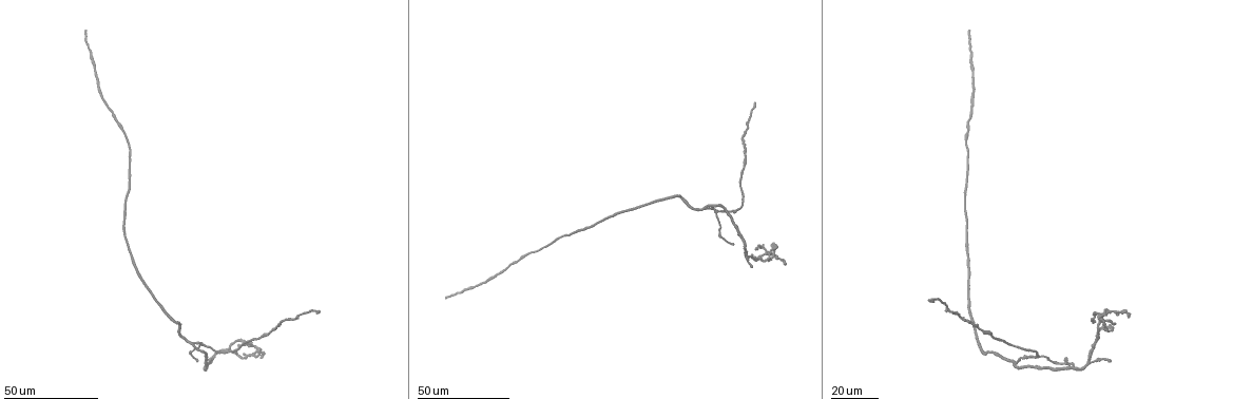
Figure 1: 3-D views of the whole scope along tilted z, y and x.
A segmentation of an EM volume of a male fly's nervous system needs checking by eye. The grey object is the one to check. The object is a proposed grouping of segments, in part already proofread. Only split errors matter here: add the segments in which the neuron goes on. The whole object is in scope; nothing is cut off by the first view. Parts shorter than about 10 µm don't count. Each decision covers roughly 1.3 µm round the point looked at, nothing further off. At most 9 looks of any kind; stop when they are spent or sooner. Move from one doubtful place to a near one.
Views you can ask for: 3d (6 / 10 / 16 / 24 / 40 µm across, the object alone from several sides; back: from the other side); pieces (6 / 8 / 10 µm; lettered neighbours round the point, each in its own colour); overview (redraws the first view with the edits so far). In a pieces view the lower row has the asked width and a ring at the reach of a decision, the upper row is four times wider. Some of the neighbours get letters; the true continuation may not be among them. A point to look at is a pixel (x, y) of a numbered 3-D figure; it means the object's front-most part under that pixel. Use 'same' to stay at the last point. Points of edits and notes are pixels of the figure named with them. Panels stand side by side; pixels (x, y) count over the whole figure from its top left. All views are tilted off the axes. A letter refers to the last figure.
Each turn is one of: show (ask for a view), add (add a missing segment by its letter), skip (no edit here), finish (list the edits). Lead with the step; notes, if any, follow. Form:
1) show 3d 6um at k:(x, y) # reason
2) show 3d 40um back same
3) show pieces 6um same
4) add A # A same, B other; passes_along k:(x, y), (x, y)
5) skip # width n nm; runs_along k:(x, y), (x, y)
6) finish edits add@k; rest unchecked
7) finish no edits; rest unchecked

show 3d 24um at 1:(787, 264)

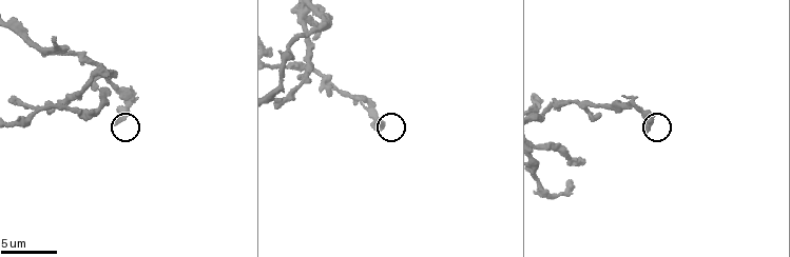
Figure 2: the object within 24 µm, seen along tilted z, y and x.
show pieces 6um at 2:(645, 130)

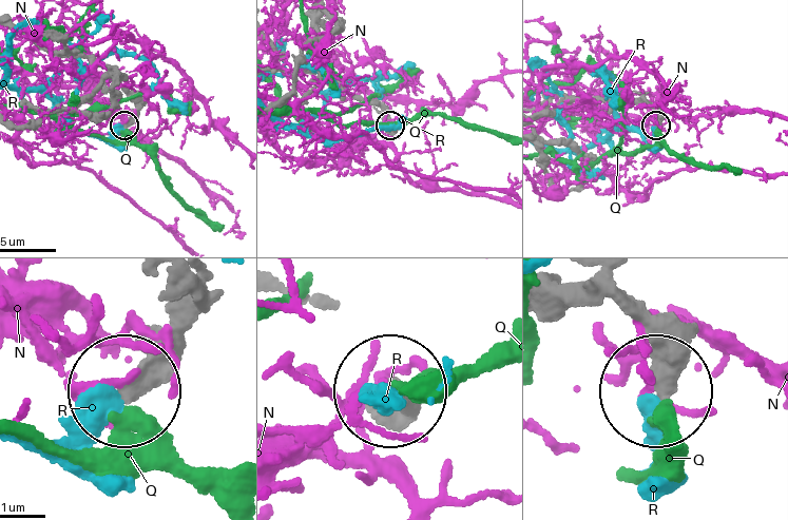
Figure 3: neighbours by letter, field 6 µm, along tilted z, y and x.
skip # N other, Q other, R other; runs_along 3:(187, 278), (168, 344), (130, 388); no lettered segment goes on from it

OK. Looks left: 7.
show pieces 8um at 2:(9, 101) # end of a long branch

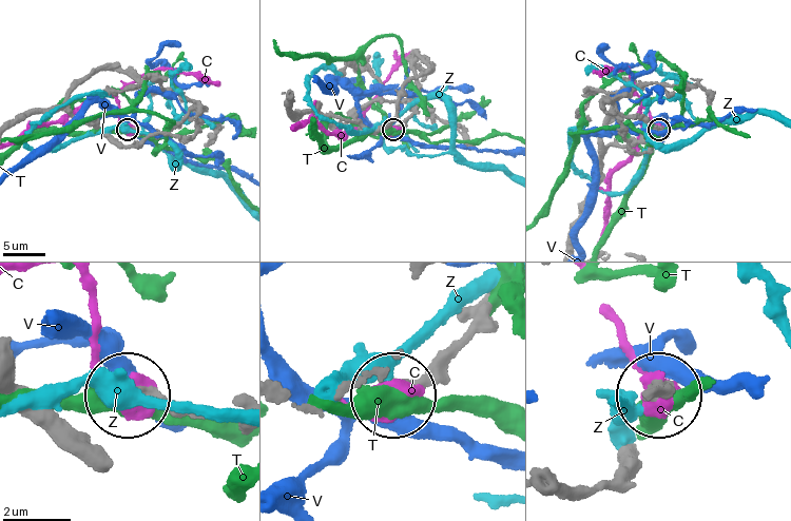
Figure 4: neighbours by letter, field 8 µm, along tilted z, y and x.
skip # C other, T other, V other, Z other; runs_along 4:(482, 316), (394, 391); none of them fits

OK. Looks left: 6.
show 3d 40um at 1:(197, 360) # long arm stops here

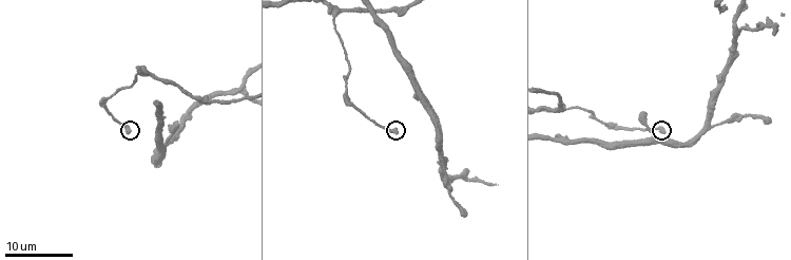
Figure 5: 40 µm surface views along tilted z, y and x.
show pieces 6um at 5:(664, 131) # what lies round it

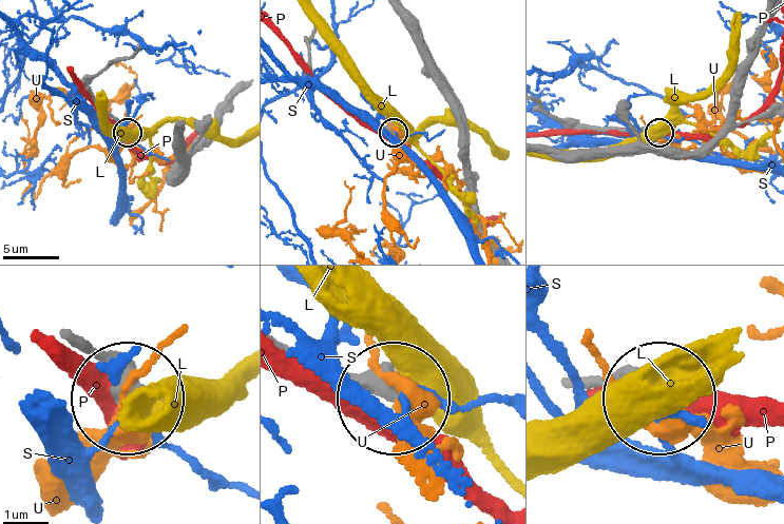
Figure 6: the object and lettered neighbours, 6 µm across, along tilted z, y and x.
skip # width 420 nm; L other, P other, S other, U other; runs_along 6:(278, 340), (385, 399); none of them fits

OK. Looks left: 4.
show 3d 40um at 1:(929, 300) # long arm stops here

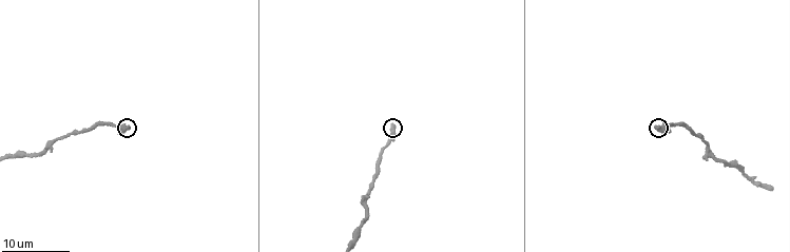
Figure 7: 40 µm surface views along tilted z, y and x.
show pieces 6um at 7:(391, 123) # see the neighbours

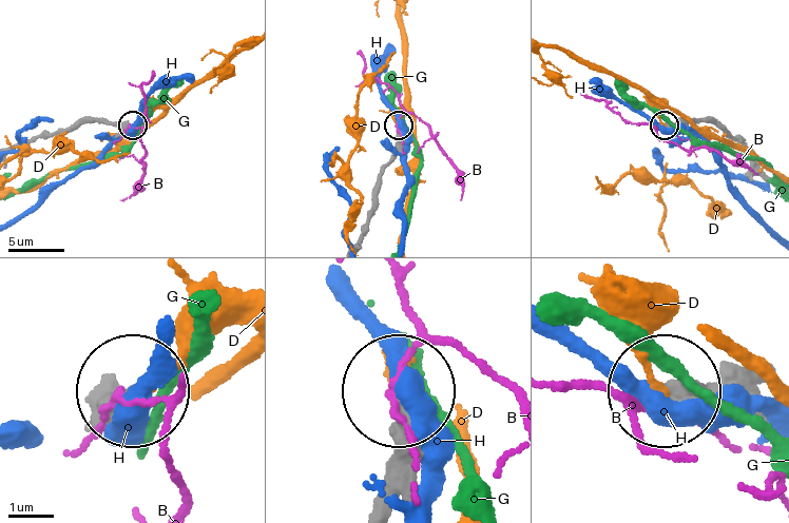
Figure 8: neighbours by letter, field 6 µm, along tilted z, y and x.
skip # B other, D other, G other, H other; runs_along 8:(376, 501), (400, 399); no lettered segment goes on from it

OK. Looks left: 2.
finish no edits; rest unchecked

